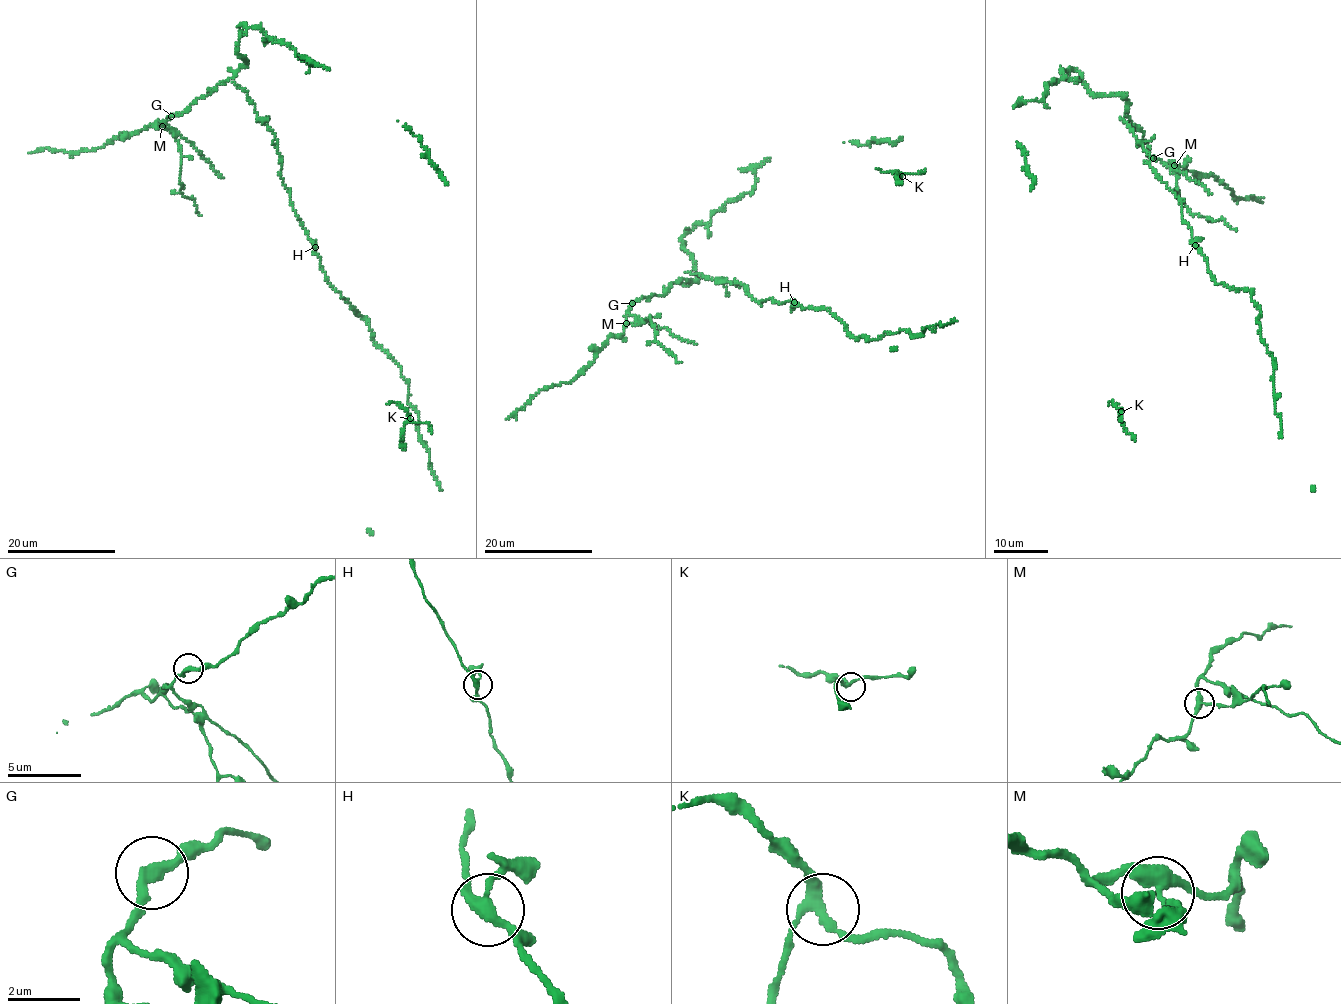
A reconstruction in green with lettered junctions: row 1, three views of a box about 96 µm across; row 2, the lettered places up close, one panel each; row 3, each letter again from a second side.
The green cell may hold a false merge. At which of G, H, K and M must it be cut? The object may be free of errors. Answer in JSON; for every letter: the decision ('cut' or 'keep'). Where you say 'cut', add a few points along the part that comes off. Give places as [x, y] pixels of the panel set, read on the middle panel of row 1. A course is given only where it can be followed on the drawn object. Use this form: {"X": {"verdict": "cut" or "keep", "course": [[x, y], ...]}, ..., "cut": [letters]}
{"G": {"verdict": "keep"}, "H": {"verdict": "keep"}, "K": {"verdict": "keep"}, "M": {"verdict": "cut", "course": [[626, 323], [639, 324], [651, 317], [654, 340], [681, 363]]}, "cut": ["M"]}

